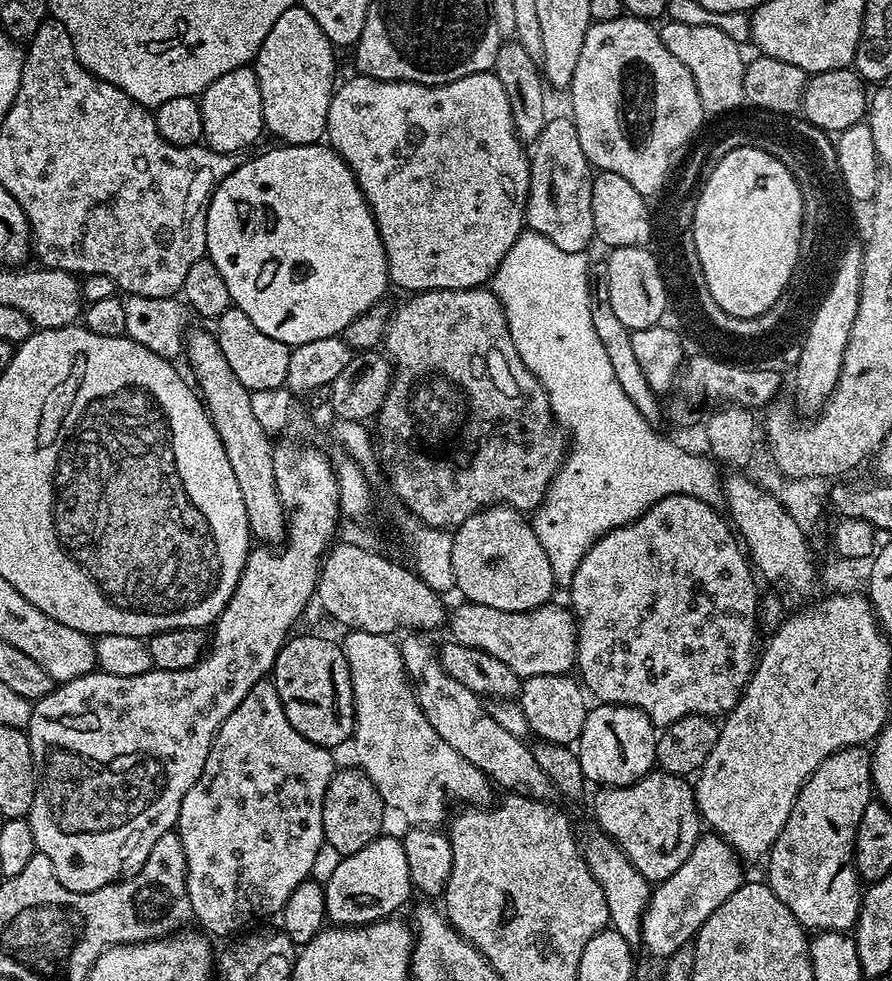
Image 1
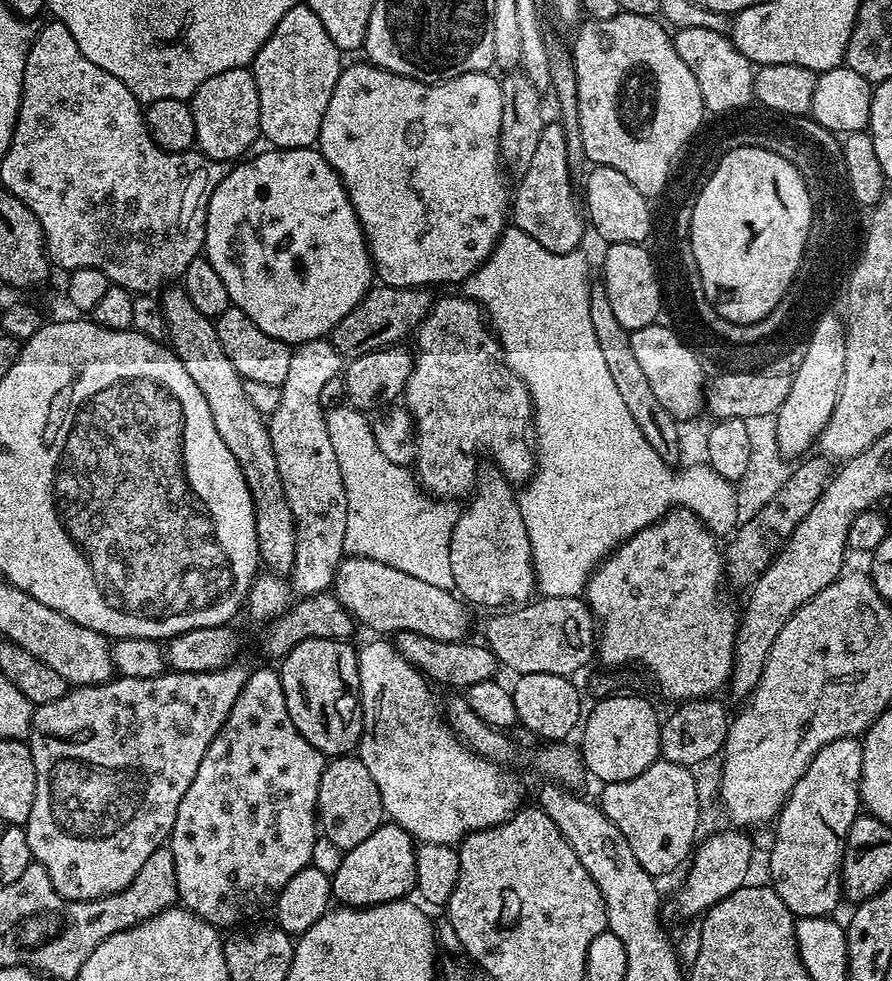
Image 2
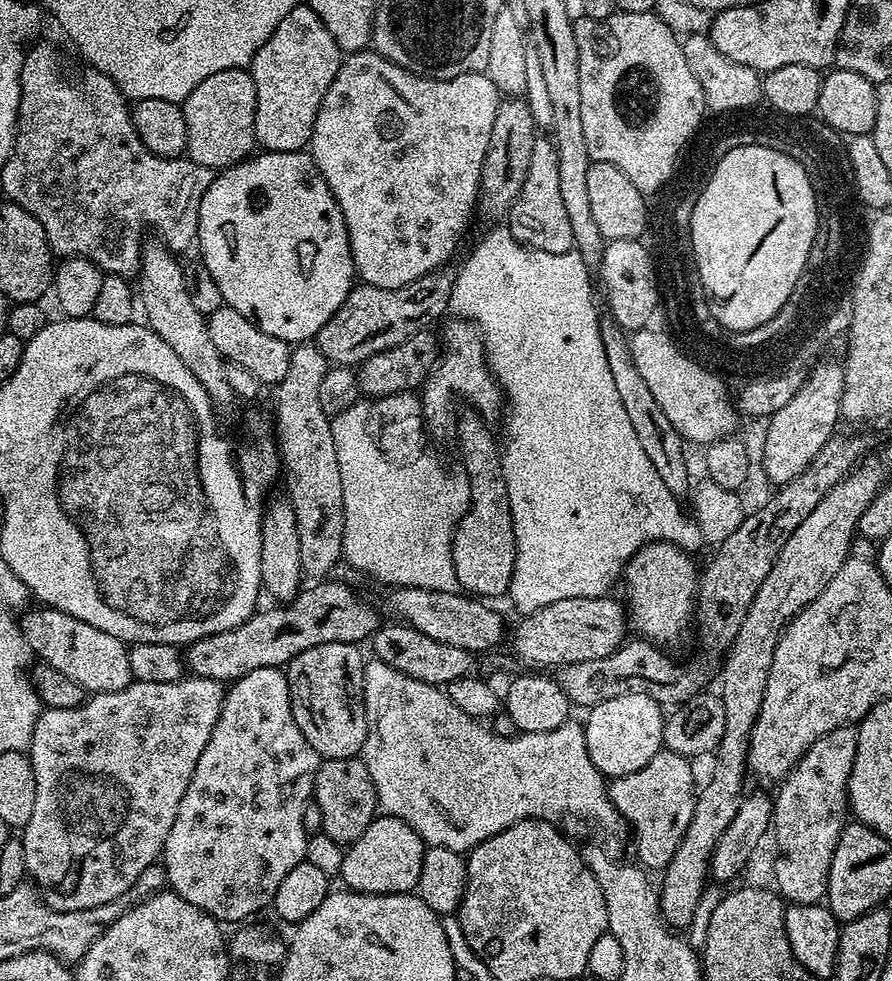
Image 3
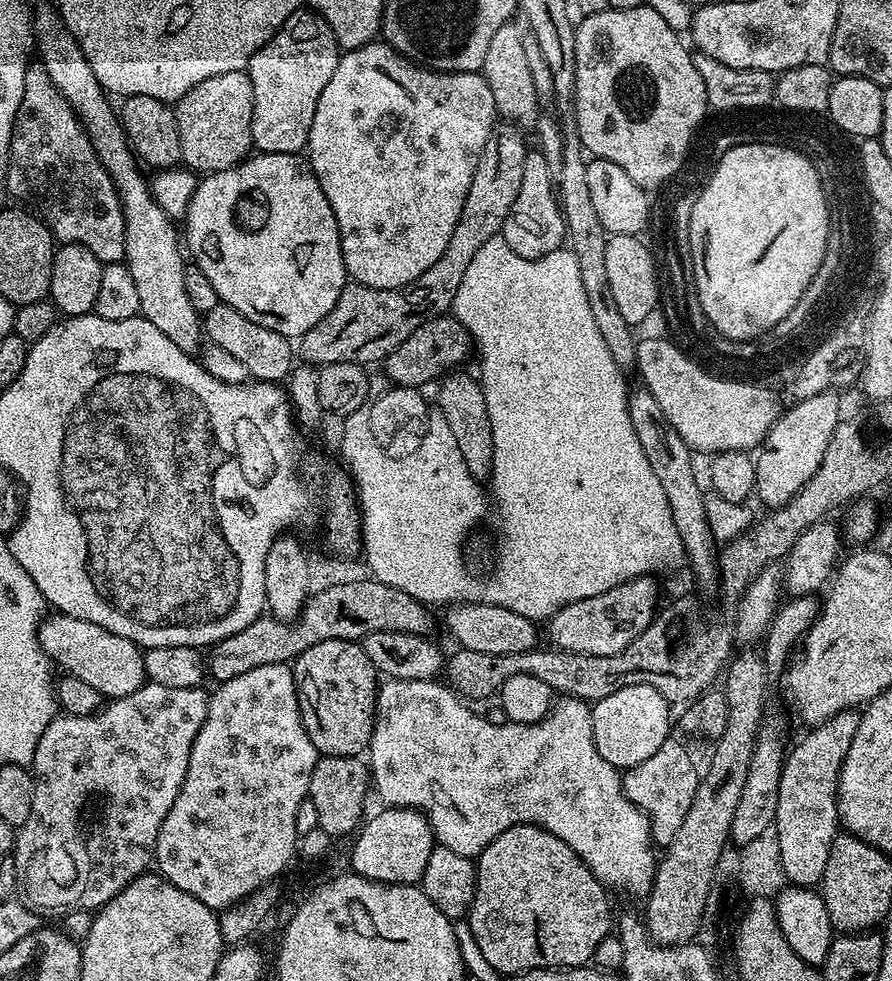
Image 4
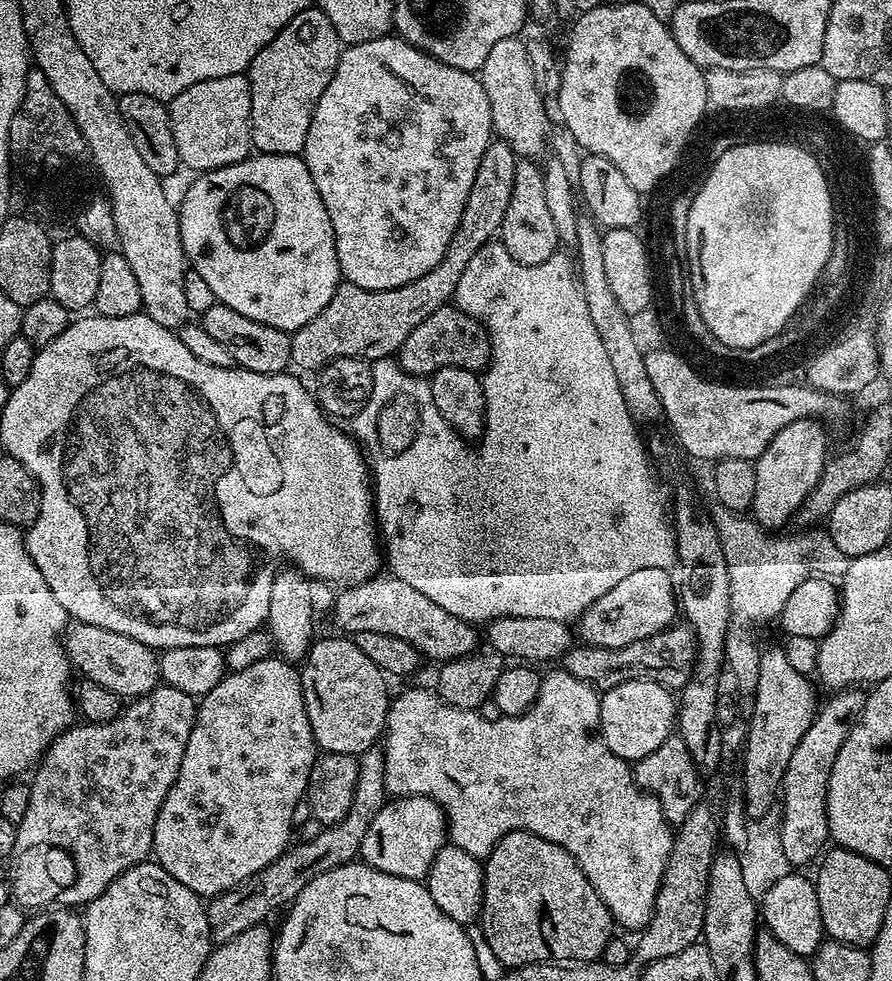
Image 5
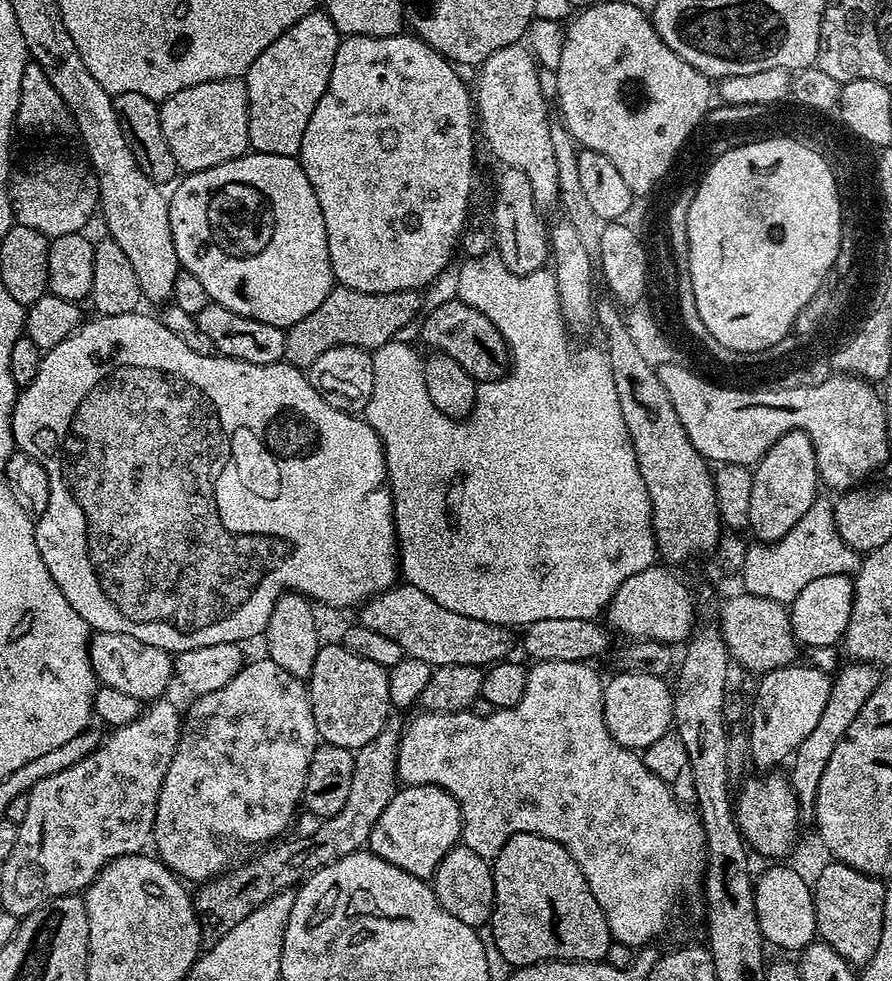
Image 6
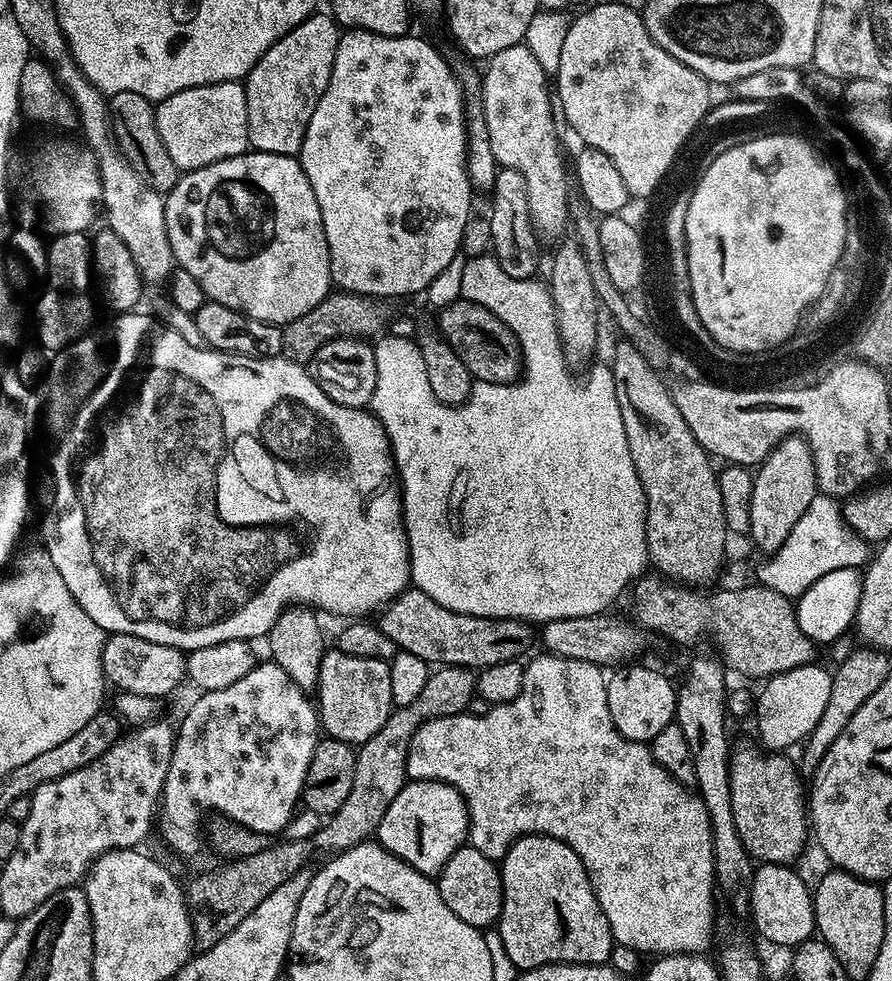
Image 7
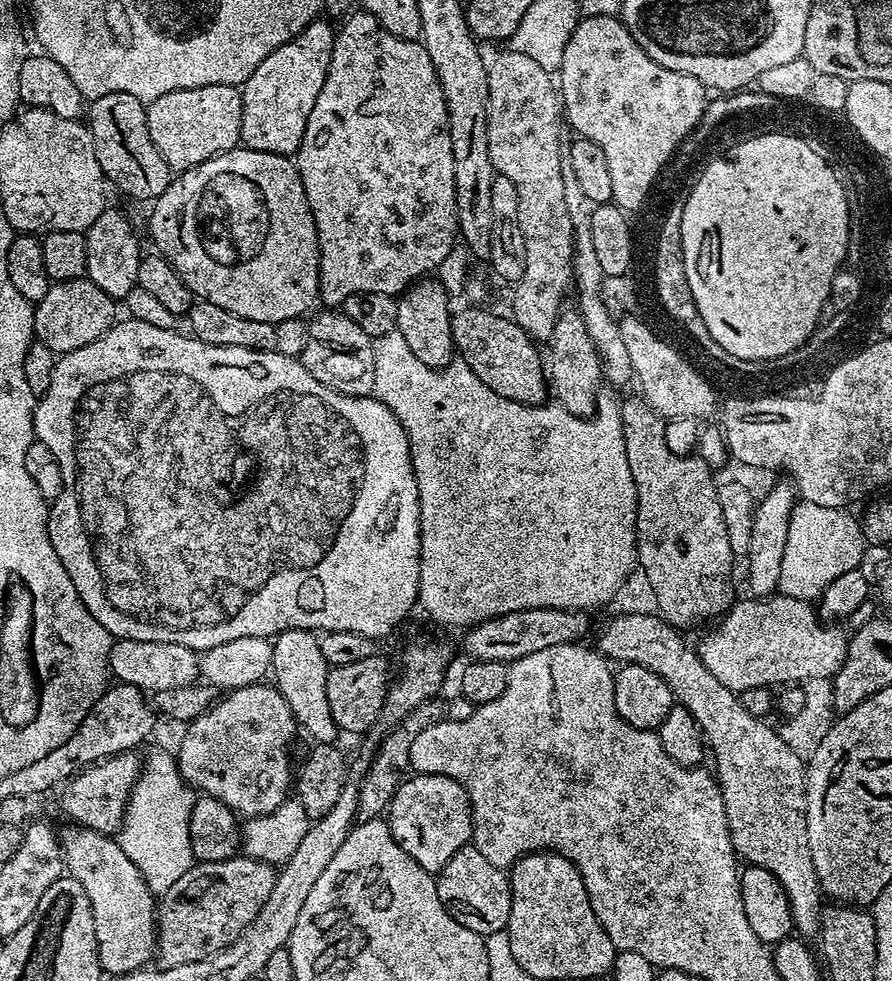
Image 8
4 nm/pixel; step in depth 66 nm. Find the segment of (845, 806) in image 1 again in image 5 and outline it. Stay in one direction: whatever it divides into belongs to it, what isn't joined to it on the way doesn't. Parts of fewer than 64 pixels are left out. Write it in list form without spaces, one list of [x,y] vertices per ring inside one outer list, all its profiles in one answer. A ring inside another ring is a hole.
[[[853,686],[833,691],[829,696],[832,697],[825,704],[823,701],[819,705],[812,725],[795,747],[783,783],[779,787],[782,802],[784,798],[784,805],[780,804],[778,808],[782,851],[792,866],[808,864],[812,859],[815,861],[829,843],[826,790],[830,782],[830,770],[834,770],[834,758],[838,758],[842,742],[846,742],[850,730],[860,720],[866,692],[863,687]]]

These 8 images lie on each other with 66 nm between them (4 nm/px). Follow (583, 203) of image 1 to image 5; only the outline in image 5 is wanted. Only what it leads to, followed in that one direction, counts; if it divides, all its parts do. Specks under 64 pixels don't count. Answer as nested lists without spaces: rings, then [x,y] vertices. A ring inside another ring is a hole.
[[[520,158],[514,170],[514,190],[510,194],[510,206],[506,206],[506,218],[498,233],[499,243],[504,245],[514,262],[526,266],[538,266],[546,258],[557,255],[561,247],[558,230],[554,230],[554,218],[546,207],[544,171],[532,158]]]

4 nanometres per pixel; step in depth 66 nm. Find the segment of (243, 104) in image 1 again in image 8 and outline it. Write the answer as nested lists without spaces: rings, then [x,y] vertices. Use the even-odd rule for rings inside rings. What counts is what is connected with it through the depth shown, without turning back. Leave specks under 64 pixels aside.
[[[237,85],[230,86],[198,86],[190,90],[174,90],[170,94],[162,94],[162,98],[151,101],[147,105],[146,126],[150,130],[150,142],[158,146],[158,154],[166,158],[173,173],[185,172],[188,168],[198,166],[210,158],[240,144],[242,130],[242,98],[241,89]]]

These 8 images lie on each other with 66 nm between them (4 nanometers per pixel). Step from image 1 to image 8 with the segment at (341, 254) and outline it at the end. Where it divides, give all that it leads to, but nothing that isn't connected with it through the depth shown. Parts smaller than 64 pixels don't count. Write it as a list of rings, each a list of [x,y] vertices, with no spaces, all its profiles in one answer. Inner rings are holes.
[[[237,146],[231,148],[229,152],[223,152],[218,154],[214,158],[210,158],[206,162],[202,162],[198,166],[186,169],[185,172],[179,173],[173,178],[166,186],[166,190],[160,195],[159,198],[151,205],[152,217],[148,220],[148,228],[152,231],[152,240],[156,243],[155,251],[159,255],[165,256],[170,262],[170,266],[174,266],[176,273],[182,278],[182,282],[186,282],[186,286],[192,292],[193,297],[196,300],[205,300],[206,302],[214,302],[214,306],[222,306],[226,310],[231,310],[233,314],[242,314],[242,318],[254,318],[254,322],[270,322],[271,324],[278,325],[283,322],[284,319],[294,319],[296,317],[303,317],[304,311],[311,306],[312,303],[317,303],[320,295],[320,243],[318,242],[318,234],[316,233],[316,223],[312,217],[312,211],[310,206],[306,202],[306,190],[302,186],[302,178],[298,174],[295,163],[287,156],[279,156],[278,154],[270,154],[269,152],[259,152],[253,148],[245,148],[243,146]]]

